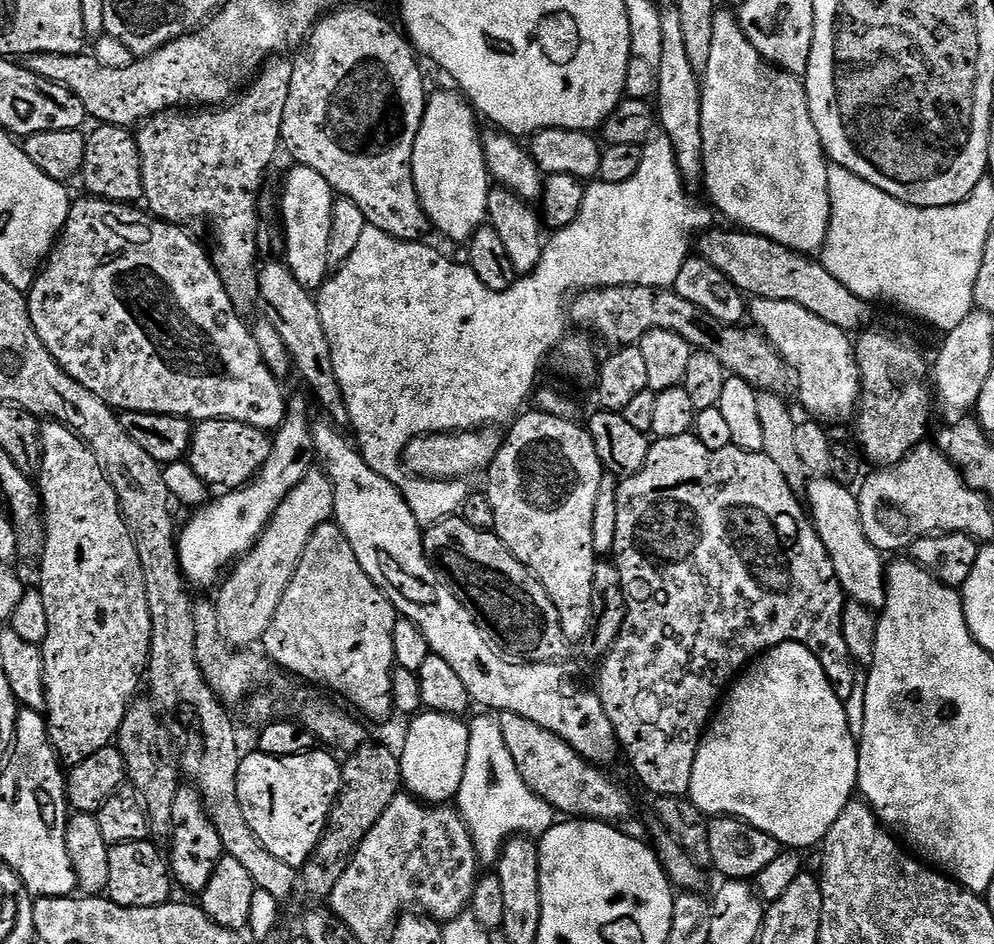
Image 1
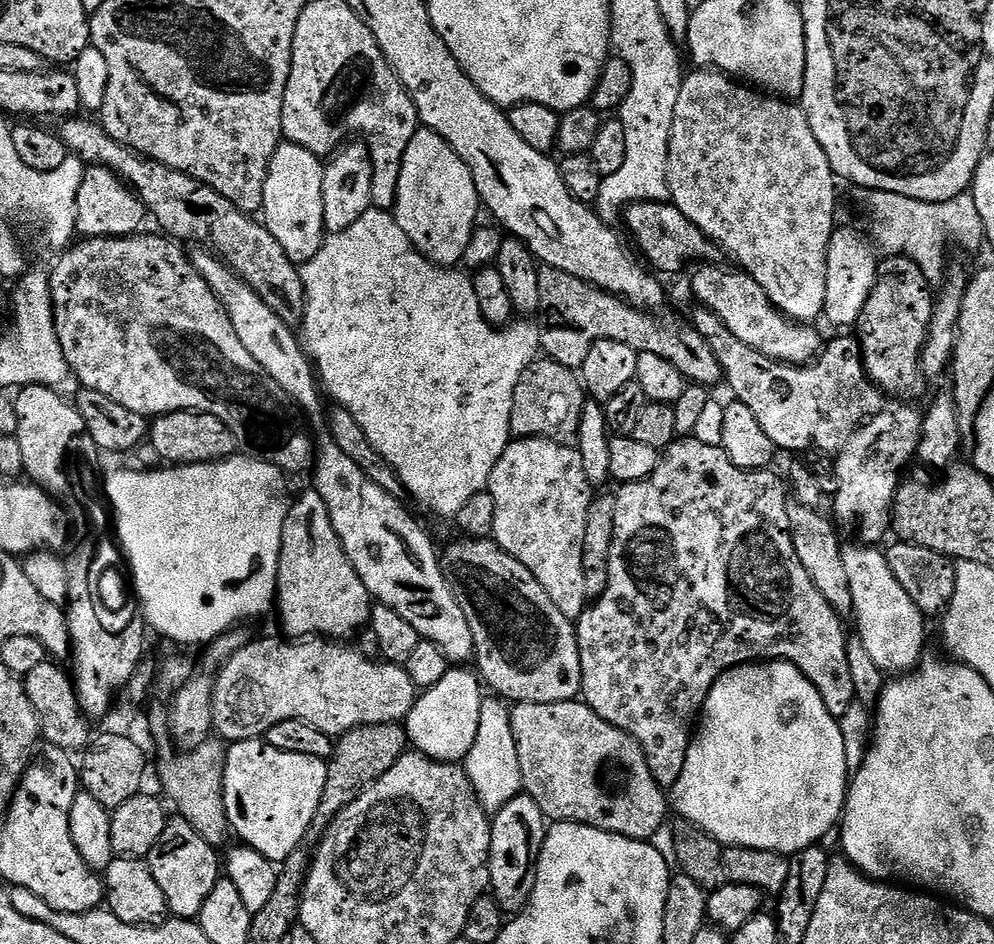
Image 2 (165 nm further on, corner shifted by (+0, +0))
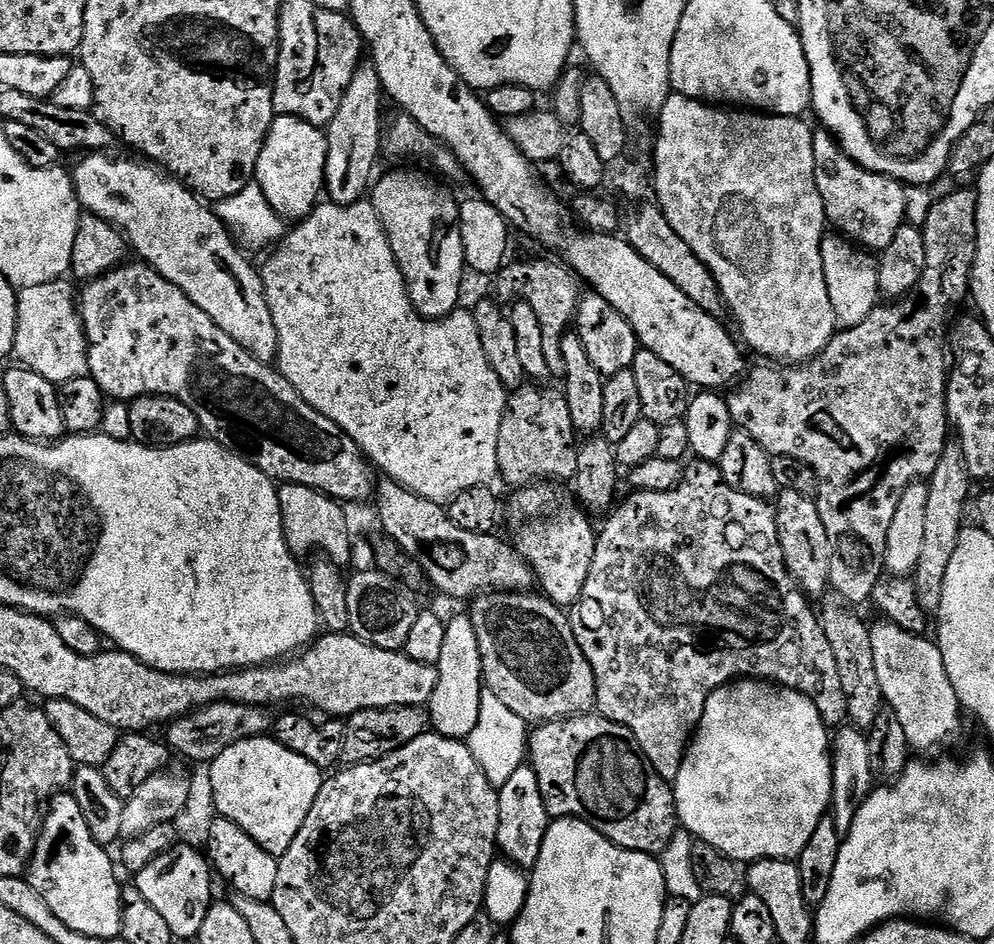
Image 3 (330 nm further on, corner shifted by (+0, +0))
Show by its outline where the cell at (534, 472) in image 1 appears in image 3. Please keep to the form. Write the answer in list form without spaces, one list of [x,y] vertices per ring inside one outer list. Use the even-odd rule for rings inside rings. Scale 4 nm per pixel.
[[[532,482],[513,491],[510,500],[510,516],[516,520],[528,520],[514,539],[514,547],[520,557],[532,568],[539,591],[553,604],[575,606],[586,586],[590,566],[594,562],[597,529],[579,503],[567,500],[552,482]]]

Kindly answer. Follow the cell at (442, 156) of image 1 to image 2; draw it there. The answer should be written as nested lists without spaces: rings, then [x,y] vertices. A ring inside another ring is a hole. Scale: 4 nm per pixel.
[[[423,126],[417,127],[398,174],[398,194],[394,215],[398,226],[406,230],[410,242],[428,260],[441,266],[459,265],[472,231],[476,228],[476,215],[482,212],[480,195],[474,186],[470,166],[437,132]]]

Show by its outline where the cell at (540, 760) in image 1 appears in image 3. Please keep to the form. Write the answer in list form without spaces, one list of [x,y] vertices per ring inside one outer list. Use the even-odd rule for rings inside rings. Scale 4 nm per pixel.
[[[599,714],[571,716],[568,720],[552,720],[541,724],[527,742],[530,767],[538,774],[542,798],[552,818],[584,820],[610,842],[626,850],[659,854],[678,831],[676,793],[669,781],[663,780],[646,758],[638,738],[626,726],[610,722]]]

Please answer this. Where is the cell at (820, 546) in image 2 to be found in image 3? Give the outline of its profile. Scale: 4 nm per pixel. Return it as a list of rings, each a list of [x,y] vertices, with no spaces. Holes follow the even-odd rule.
[[[839,598],[825,599],[824,609],[819,609],[820,625],[834,650],[834,662],[838,662],[838,679],[842,681],[842,690],[846,694],[848,720],[861,730],[874,726],[881,708],[885,707],[882,685],[878,682],[878,669],[874,667],[874,646],[870,646],[872,629],[869,621],[855,616],[853,609]]]

